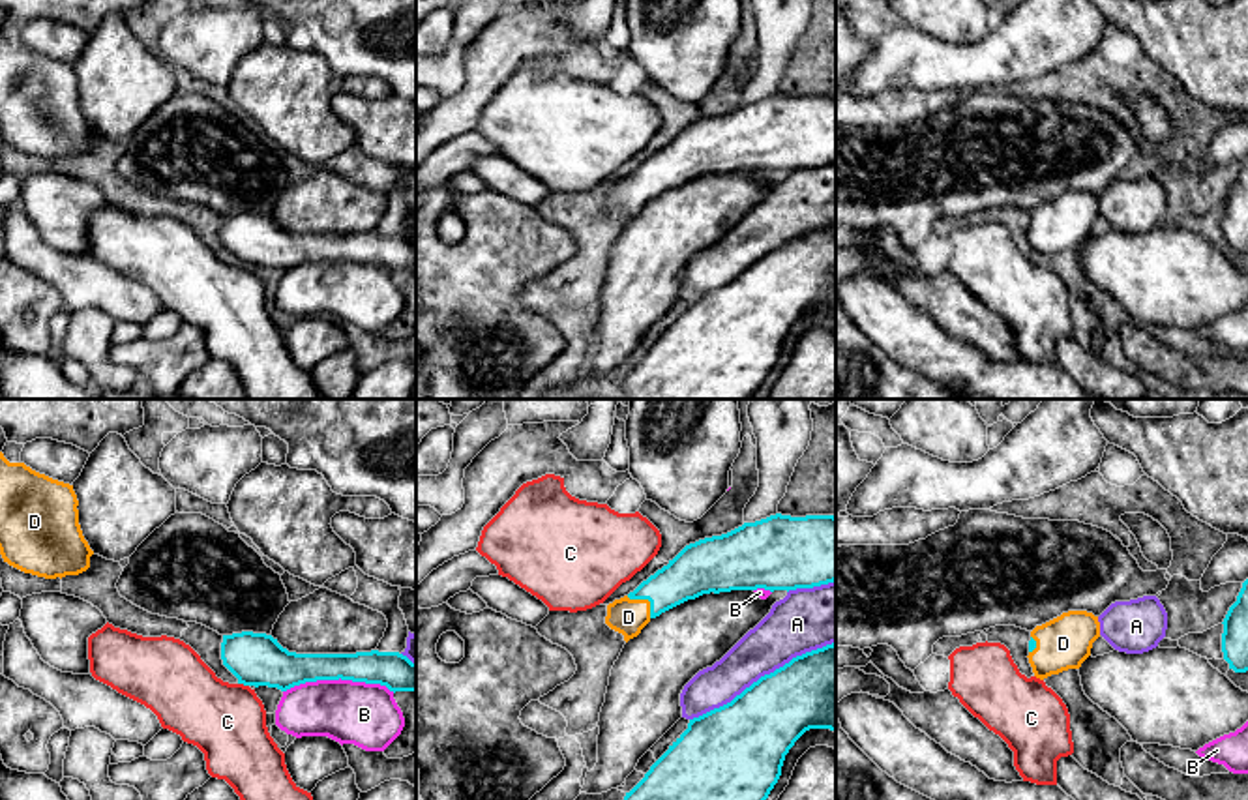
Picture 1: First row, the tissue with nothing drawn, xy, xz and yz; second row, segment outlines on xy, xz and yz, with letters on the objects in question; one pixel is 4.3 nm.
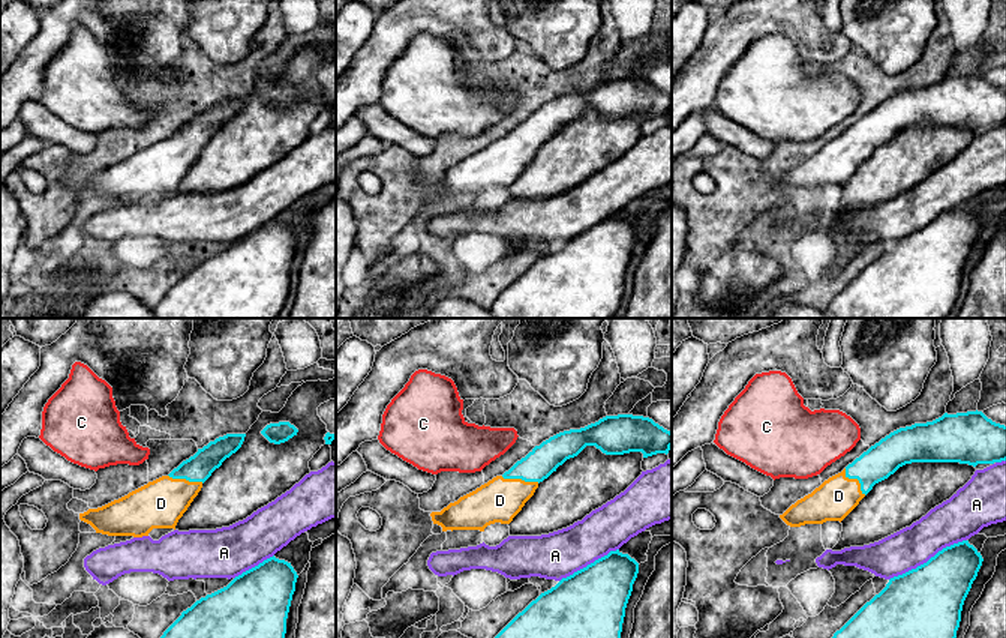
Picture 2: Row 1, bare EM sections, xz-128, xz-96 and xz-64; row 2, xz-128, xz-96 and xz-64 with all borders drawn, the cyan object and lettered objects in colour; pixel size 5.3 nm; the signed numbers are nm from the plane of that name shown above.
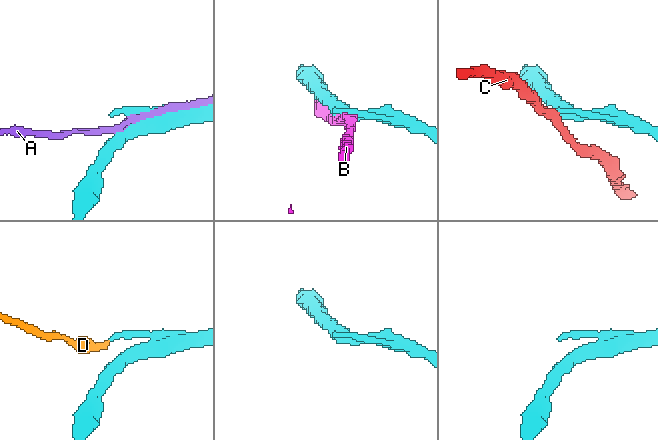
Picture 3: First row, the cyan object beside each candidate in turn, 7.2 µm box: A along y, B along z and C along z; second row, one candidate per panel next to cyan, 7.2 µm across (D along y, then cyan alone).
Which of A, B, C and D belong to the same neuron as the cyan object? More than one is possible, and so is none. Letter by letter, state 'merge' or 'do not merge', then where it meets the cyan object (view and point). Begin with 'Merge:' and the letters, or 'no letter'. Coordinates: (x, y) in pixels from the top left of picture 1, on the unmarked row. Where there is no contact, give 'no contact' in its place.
Merge: D
A: do not merge; contact xz (761, 257)
B: do not merge; contact xy (340, 257)
C: do not merge; contact xy (244, 265)
D: merge; contact xz (645, 178)

